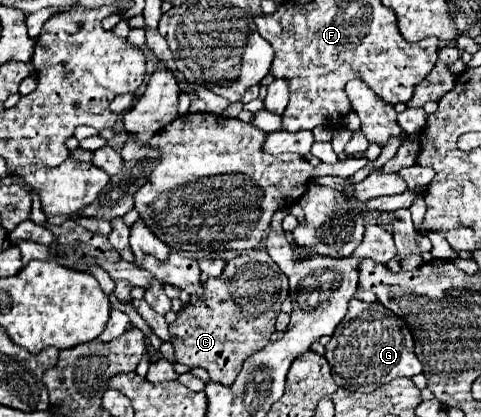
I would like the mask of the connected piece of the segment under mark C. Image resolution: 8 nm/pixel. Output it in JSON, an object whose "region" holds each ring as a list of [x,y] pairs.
{"region":[[[255,251],[231,259],[221,277],[209,277],[207,293],[201,297],[191,297],[191,303],[177,315],[177,321],[171,323],[171,333],[177,337],[173,341],[177,363],[187,367],[203,367],[215,383],[231,385],[243,367],[243,361],[263,349],[275,333],[275,319],[281,313],[281,303],[289,297],[289,283],[285,273],[271,261],[267,251]]]}

